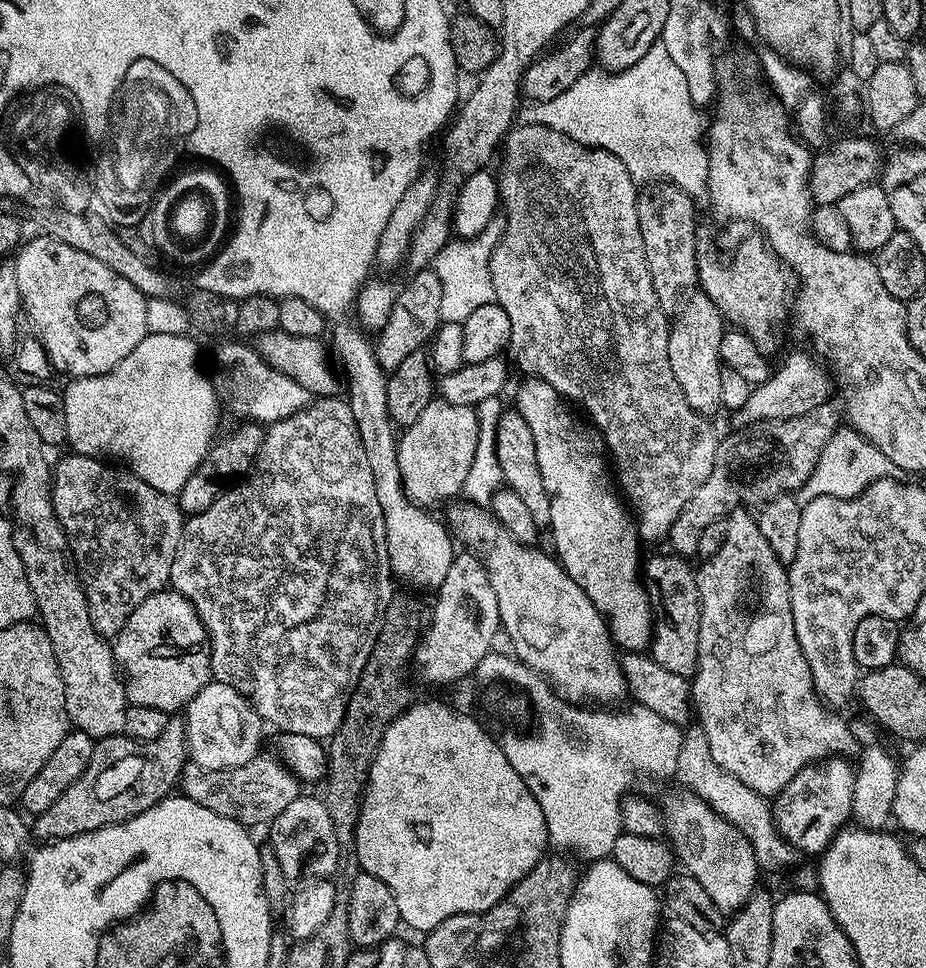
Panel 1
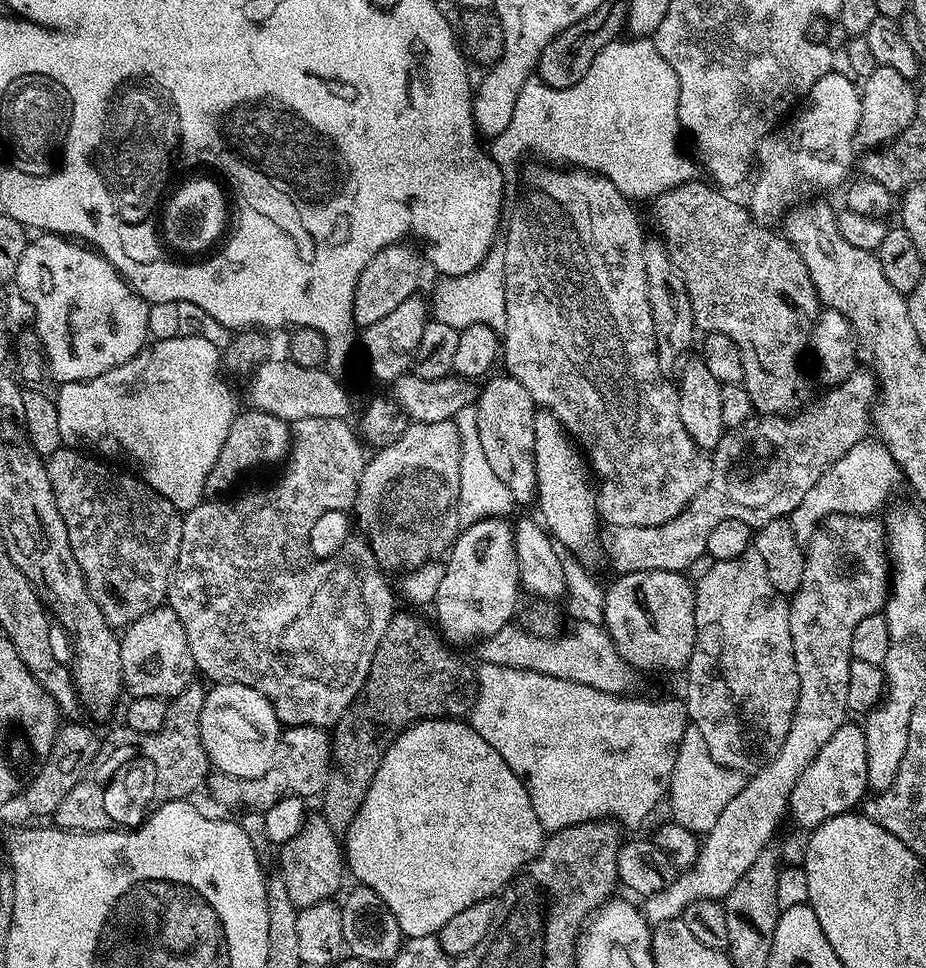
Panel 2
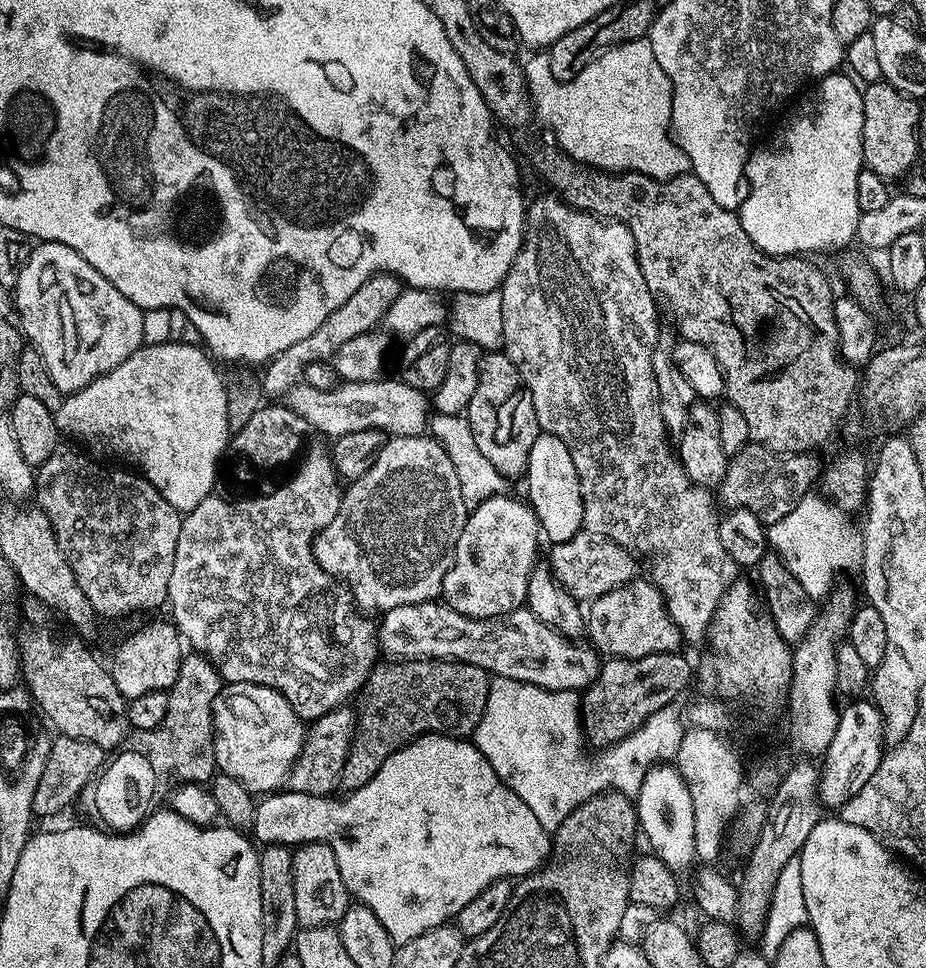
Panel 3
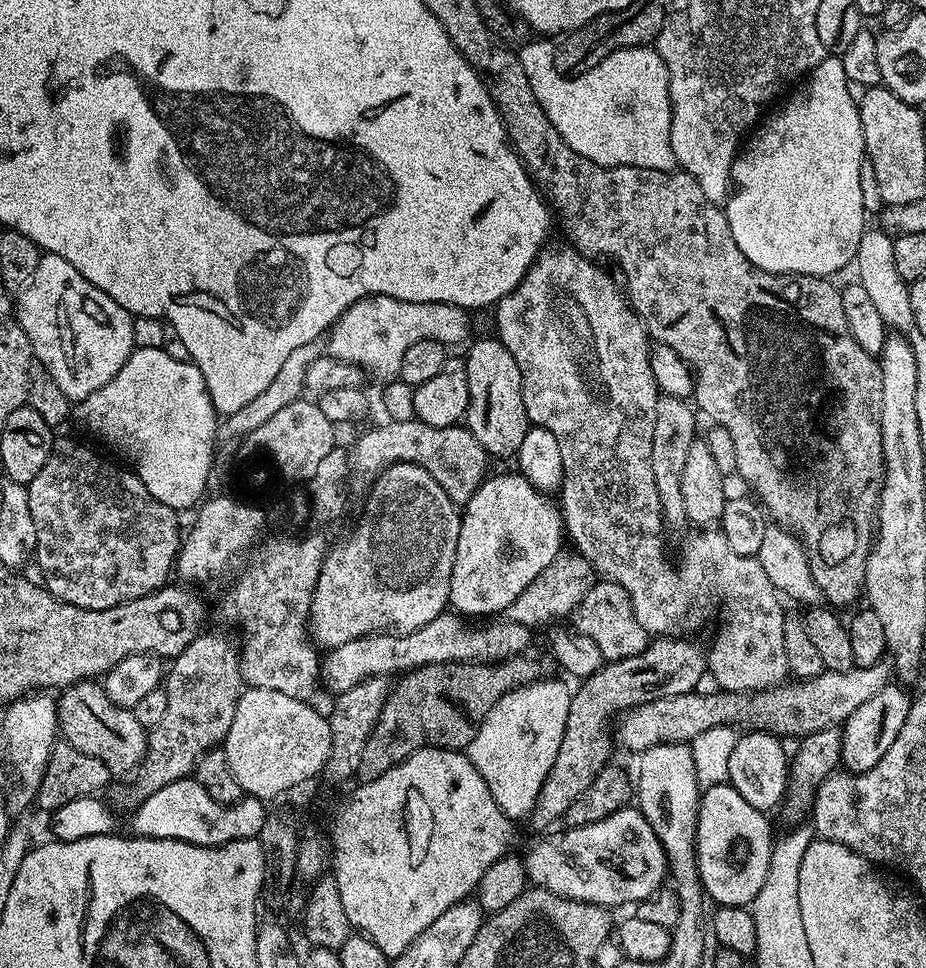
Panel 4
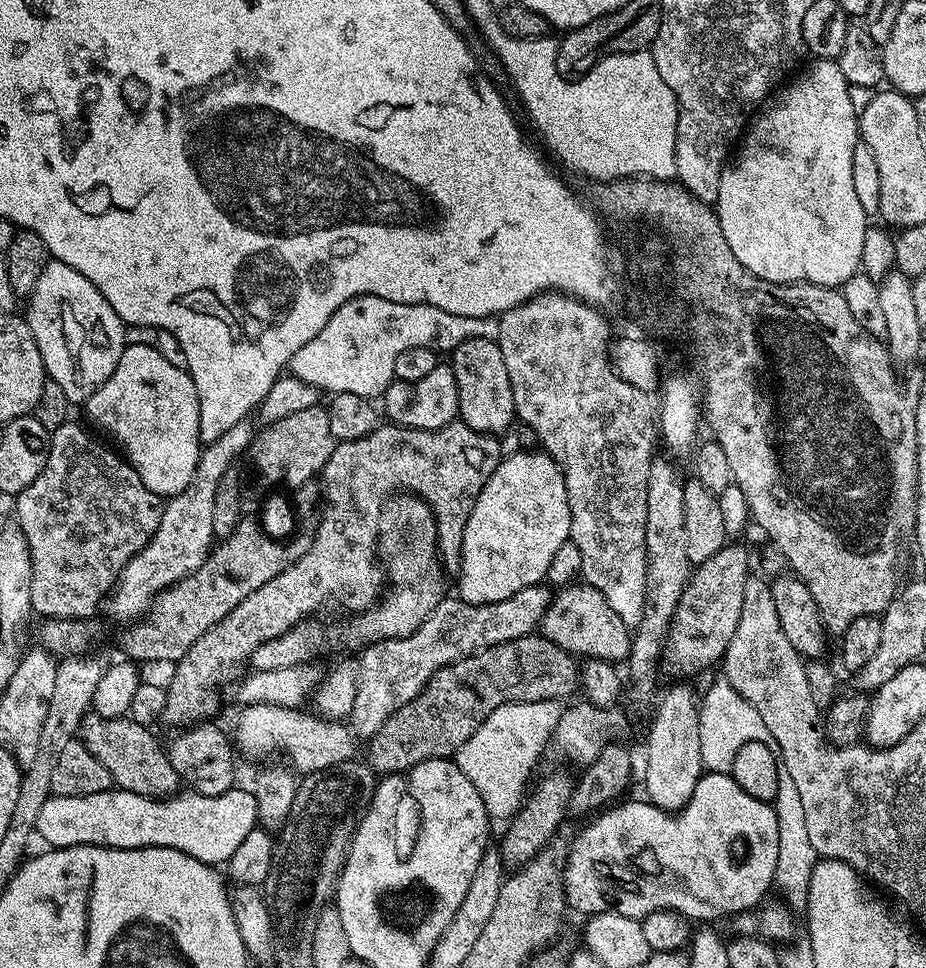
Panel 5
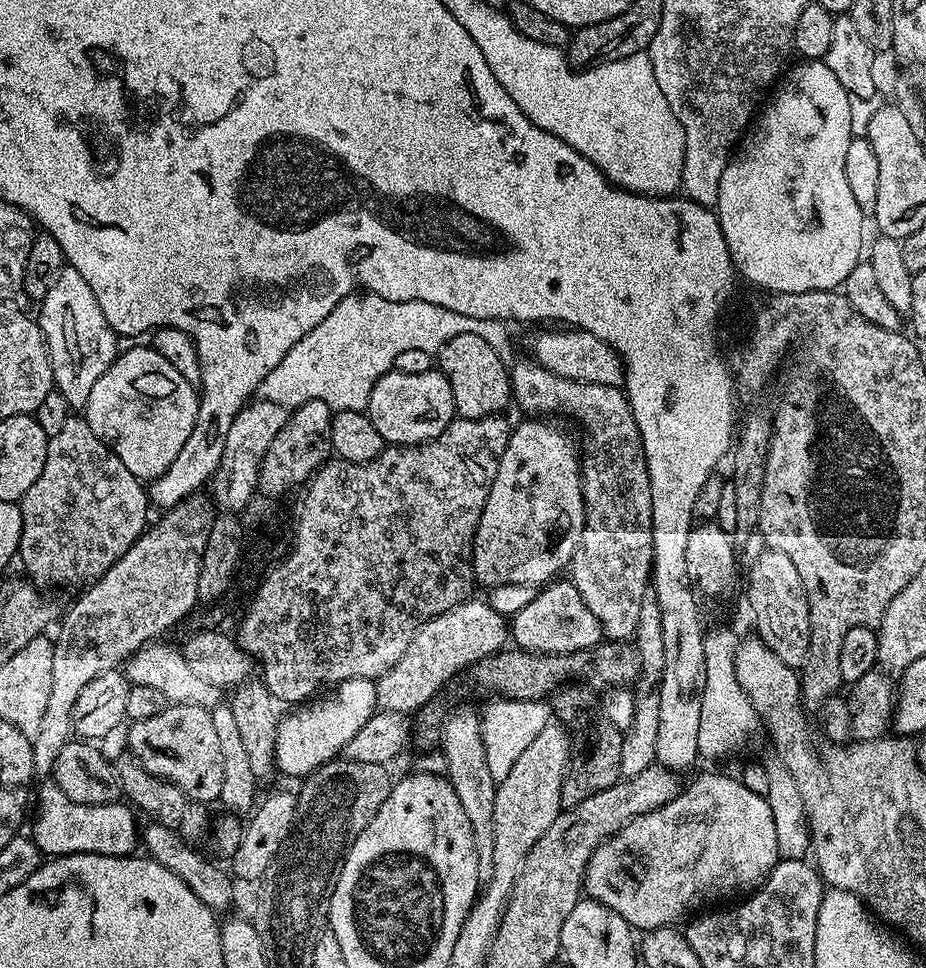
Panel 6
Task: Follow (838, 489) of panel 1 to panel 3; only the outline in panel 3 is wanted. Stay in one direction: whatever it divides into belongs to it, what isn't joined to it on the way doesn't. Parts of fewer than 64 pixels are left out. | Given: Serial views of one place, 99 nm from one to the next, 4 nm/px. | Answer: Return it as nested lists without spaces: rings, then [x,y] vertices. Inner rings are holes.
[[[809,494],[801,498],[798,506],[790,510],[790,514],[786,514],[786,518],[767,525],[769,549],[779,555],[790,574],[798,578],[798,586],[802,586],[802,590],[806,590],[806,594],[814,602],[823,601],[833,591],[832,578],[839,568],[859,569],[864,563],[864,533],[861,525],[857,521],[855,524],[852,519],[843,508],[839,508],[823,495]]]

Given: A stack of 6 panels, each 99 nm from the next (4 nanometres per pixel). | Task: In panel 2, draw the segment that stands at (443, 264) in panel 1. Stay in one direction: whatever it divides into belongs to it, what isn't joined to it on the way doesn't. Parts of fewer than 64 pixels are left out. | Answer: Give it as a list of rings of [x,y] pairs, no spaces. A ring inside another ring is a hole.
[[[493,247],[487,259],[470,274],[443,277],[430,299],[432,318],[462,330],[466,326],[484,324],[498,333],[506,326],[505,254],[501,247]]]

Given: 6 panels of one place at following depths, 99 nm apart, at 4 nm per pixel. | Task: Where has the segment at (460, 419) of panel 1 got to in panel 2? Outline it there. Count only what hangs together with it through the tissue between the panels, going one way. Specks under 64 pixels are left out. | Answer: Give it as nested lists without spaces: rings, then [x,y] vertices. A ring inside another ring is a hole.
[[[452,420],[425,424],[412,422],[398,442],[390,442],[390,446],[379,449],[373,455],[376,457],[365,463],[356,491],[354,511],[368,535],[366,540],[376,555],[376,562],[385,573],[400,574],[435,561],[455,544],[462,531],[458,520],[459,463],[462,462],[460,445],[459,432]]]

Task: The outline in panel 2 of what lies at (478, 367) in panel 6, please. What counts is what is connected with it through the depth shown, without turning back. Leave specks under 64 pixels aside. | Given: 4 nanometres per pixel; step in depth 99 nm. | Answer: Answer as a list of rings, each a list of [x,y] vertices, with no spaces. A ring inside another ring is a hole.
[[[507,374],[493,375],[483,381],[476,397],[477,418],[474,436],[482,446],[486,461],[499,481],[510,490],[515,503],[533,503],[536,500],[536,463],[534,462],[534,418],[538,405],[530,390]]]

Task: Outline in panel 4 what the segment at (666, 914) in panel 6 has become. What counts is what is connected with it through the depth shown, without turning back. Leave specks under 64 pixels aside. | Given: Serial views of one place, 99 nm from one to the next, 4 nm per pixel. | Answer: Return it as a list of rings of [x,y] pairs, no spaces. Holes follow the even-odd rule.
[[[728,782],[703,789],[696,823],[696,865],[700,871],[700,883],[709,901],[714,900],[720,906],[747,907],[753,898],[763,893],[774,843],[772,824],[767,819],[769,817],[765,813],[750,806]],[[639,807],[619,808],[614,814],[596,820],[590,826],[573,827],[568,831],[572,832],[572,836],[568,832],[555,832],[540,838],[528,853],[523,853],[524,869],[535,887],[545,888],[571,900],[586,900],[590,896],[593,904],[601,904],[609,910],[616,910],[619,904],[635,906],[665,887],[666,877],[669,875],[668,859],[662,842],[658,842],[658,834],[654,834],[650,822],[646,822]]]

